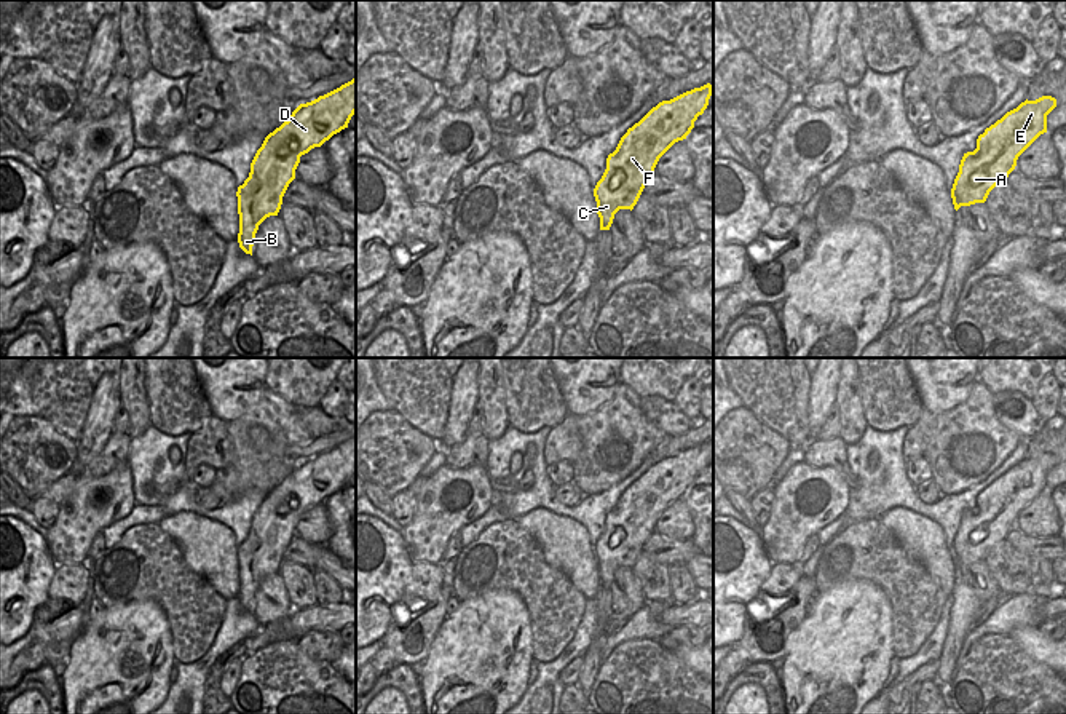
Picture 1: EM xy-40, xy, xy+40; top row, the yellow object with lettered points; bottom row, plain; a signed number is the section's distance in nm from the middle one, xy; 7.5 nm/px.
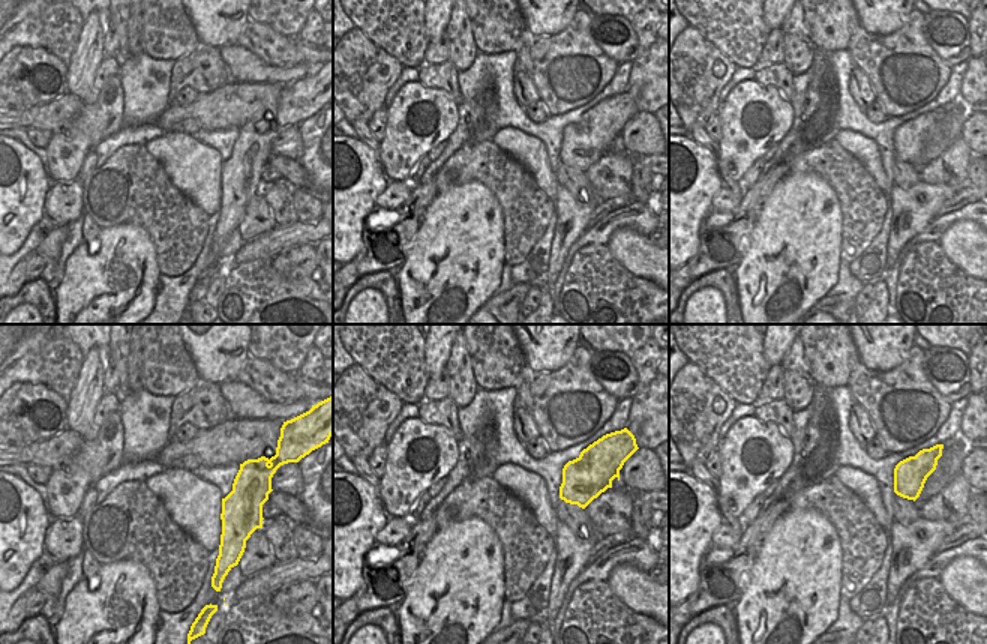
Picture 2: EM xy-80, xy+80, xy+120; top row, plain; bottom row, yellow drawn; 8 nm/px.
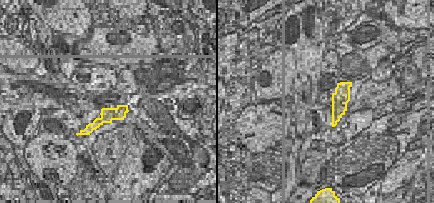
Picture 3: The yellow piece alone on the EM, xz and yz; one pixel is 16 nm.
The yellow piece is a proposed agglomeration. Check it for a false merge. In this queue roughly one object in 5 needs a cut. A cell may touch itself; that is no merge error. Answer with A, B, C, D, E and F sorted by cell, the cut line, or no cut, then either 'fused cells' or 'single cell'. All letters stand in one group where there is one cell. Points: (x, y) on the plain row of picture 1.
A B C D E F; no cut; single cell

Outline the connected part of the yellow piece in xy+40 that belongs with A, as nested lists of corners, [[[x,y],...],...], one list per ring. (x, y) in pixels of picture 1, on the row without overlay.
[[[1052,454],[1026,457],[978,494],[977,506],[964,511],[951,546],[956,569],[985,561],[989,549],[1007,538],[1018,514],[1047,490],[1047,473],[1055,465],[1056,457]]]

